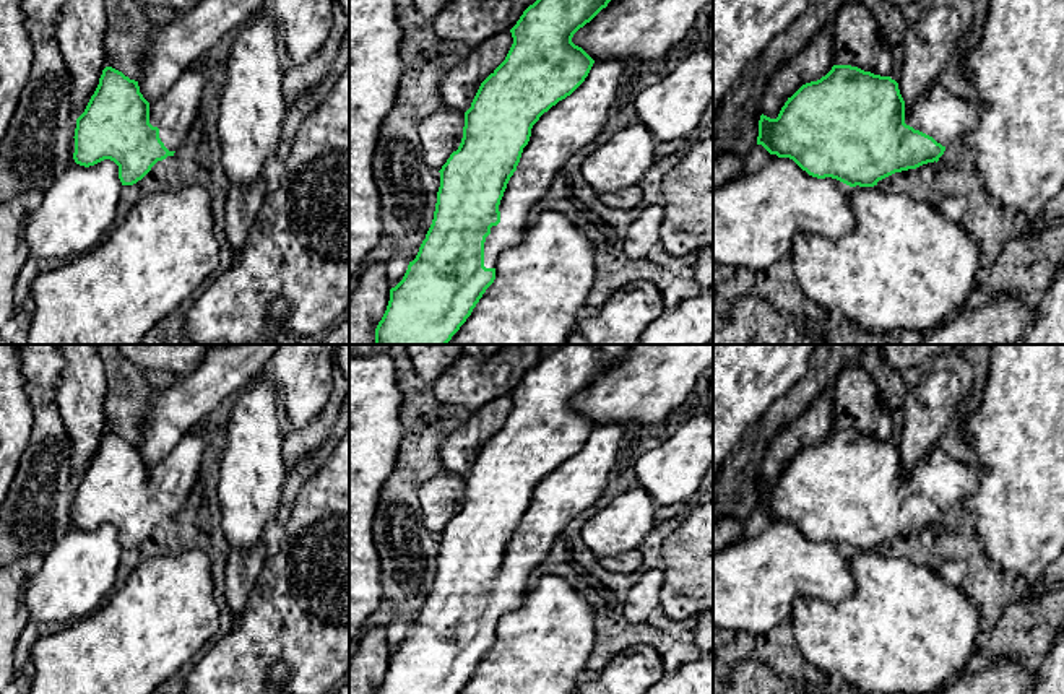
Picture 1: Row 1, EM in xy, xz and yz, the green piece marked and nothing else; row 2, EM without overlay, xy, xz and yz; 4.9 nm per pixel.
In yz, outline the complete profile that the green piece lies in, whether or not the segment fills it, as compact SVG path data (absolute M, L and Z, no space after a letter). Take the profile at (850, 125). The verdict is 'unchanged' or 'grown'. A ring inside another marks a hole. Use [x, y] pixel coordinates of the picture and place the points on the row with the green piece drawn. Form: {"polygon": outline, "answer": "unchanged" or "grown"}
{"polygon": "M833 65L825 76L802 85L788 98L776 119L760 115L757 145L770 154L793 159L812 177L832 177L850 187L874 187L895 172L937 163L954 140L963 140L978 127L981 111L981 102L963 101L939 83L929 86L916 102L906 104L898 83L890 76L874 75L851 65Z", "answer": "grown"}

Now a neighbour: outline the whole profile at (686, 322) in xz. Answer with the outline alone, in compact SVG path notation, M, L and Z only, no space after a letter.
M699 294L666 306L640 336L640 345L708 345L713 340L713 296Z

